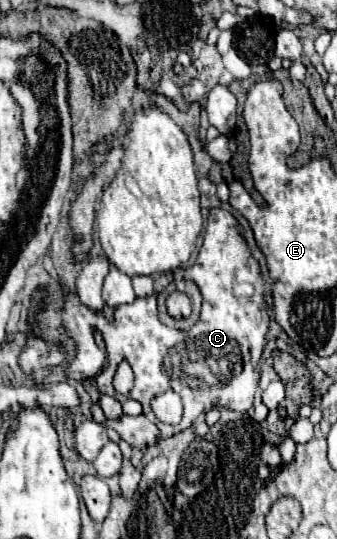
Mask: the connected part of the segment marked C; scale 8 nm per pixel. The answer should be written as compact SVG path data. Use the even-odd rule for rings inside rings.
M209 211L203 237L205 241L199 249L199 257L195 265L187 269L187 279L195 281L203 295L201 317L187 333L169 329L159 321L155 297L137 297L131 305L117 307L113 311L113 321L109 321L103 313L95 313L93 309L85 307L75 293L67 293L67 299L61 307L61 319L65 327L89 323L103 335L107 363L105 369L93 377L99 393L107 393L115 399L125 399L125 395L119 395L113 389L113 377L119 361L127 361L131 365L135 387L133 391L129 391L129 397L137 399L143 405L143 415L157 425L159 439L167 439L185 431L209 407L227 405L235 407L235 411L247 411L253 405L269 317L263 307L265 301L259 265L249 255L239 231L241 227L229 211ZM167 389L173 389L181 395L183 419L179 425L163 425L151 411L147 411L149 401L155 395L165 393Z

